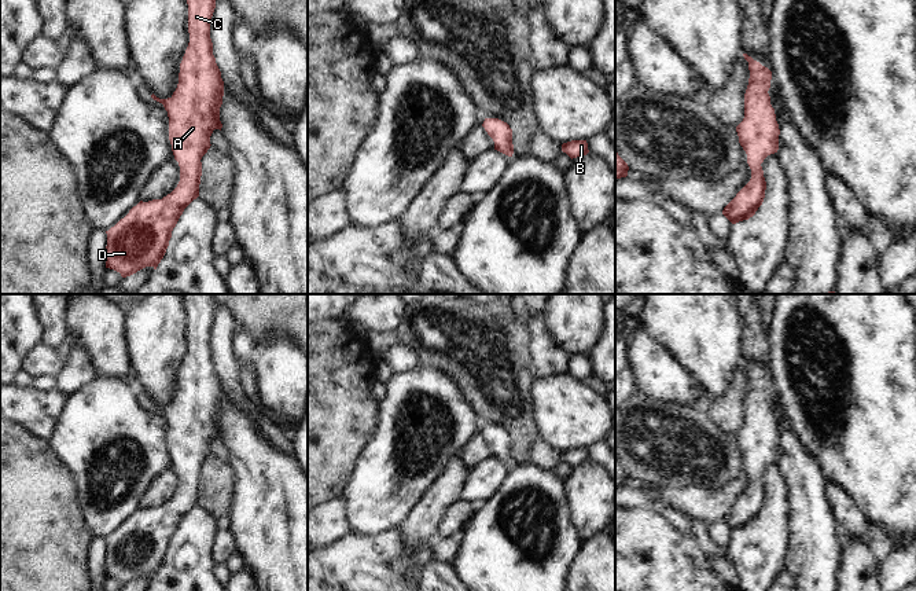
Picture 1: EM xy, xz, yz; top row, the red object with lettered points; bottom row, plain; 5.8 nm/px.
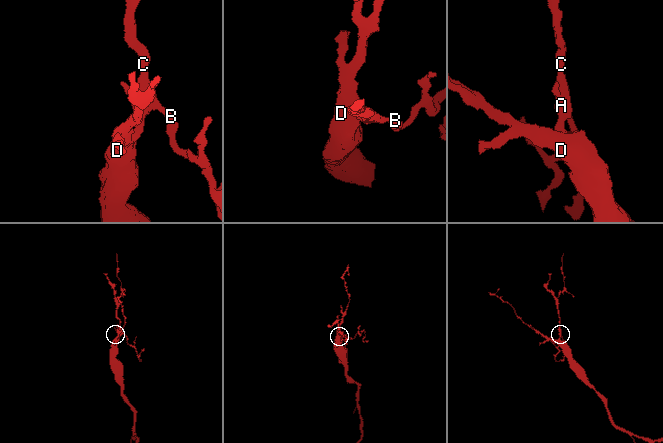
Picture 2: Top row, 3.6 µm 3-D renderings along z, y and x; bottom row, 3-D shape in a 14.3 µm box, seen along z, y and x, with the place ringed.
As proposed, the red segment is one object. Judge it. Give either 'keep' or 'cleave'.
keep

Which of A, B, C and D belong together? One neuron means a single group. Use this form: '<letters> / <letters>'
A B C D

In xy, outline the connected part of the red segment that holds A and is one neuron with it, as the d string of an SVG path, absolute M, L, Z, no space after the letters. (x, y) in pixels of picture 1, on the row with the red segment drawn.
M187 0L187 4L190 43L180 63L177 88L168 99L159 99L154 93L151 95L168 111L169 140L174 159L180 166L180 181L162 199L140 201L124 219L106 231L106 268L119 272L122 278L130 276L146 267L157 269L166 253L172 231L180 216L199 197L202 176L201 159L211 146L210 136L213 131L221 131L222 128L220 107L224 96L224 81L213 55L213 43L210 38L210 21L216 8L216 0Z

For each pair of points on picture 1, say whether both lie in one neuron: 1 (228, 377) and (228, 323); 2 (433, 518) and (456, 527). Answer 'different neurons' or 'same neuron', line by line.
1: same neuron
2: different neurons

